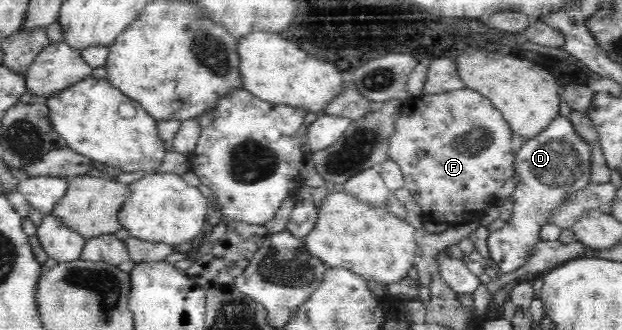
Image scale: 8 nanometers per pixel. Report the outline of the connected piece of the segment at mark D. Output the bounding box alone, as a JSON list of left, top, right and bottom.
[487,115,593,274]

